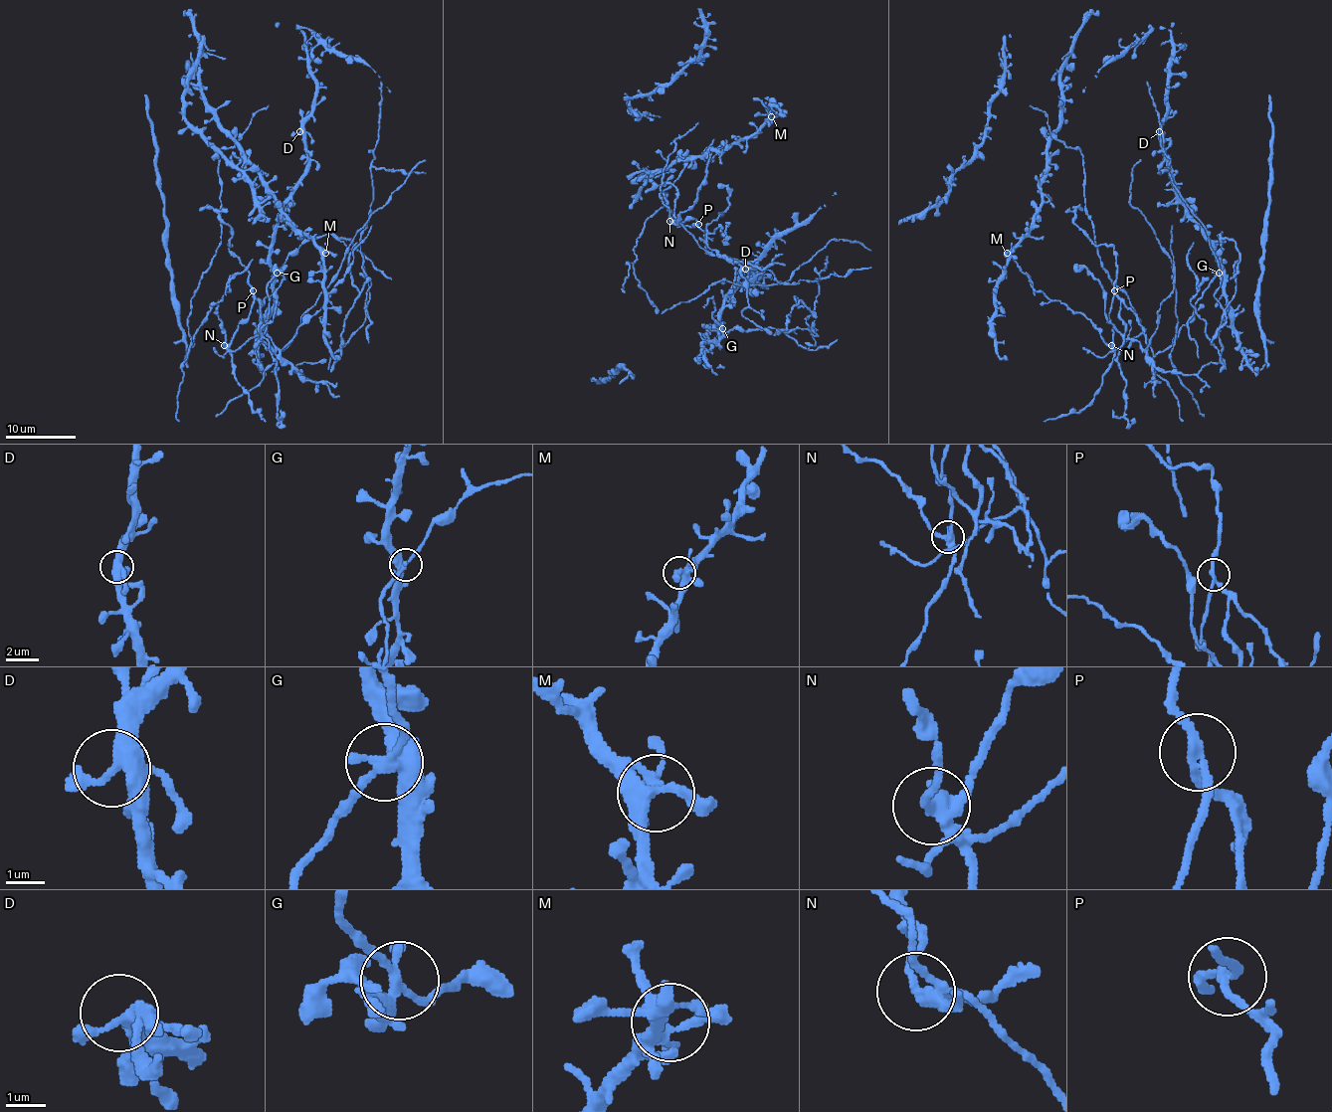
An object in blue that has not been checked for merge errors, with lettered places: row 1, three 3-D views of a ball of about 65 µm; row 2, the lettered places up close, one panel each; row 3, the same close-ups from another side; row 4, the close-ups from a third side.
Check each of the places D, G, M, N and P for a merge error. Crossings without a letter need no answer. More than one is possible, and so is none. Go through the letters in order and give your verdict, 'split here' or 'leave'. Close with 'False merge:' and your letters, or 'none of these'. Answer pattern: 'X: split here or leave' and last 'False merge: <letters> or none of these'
D: leave
G: split here
M: leave
N: split here
P: split here
False merge: G, N, P

